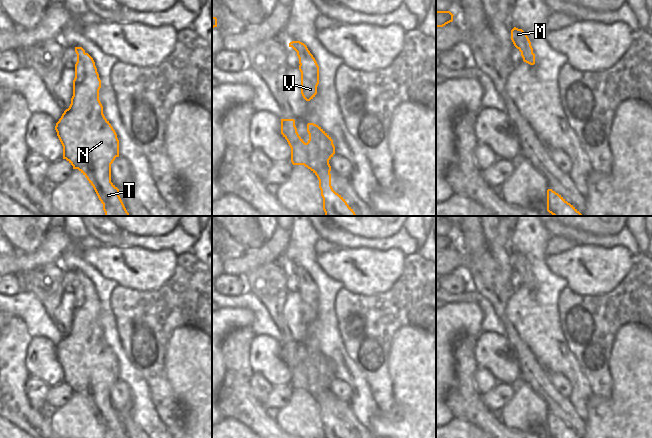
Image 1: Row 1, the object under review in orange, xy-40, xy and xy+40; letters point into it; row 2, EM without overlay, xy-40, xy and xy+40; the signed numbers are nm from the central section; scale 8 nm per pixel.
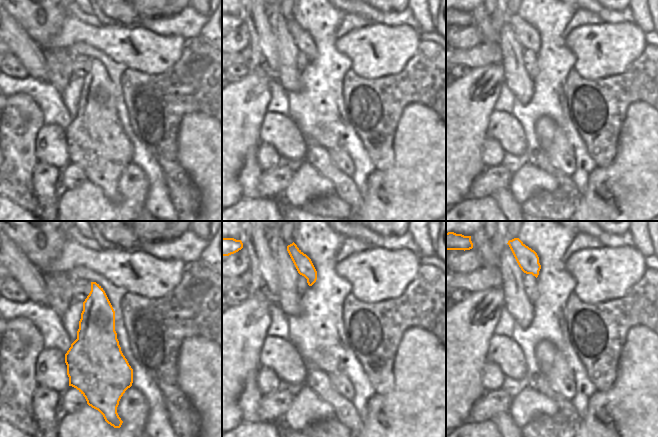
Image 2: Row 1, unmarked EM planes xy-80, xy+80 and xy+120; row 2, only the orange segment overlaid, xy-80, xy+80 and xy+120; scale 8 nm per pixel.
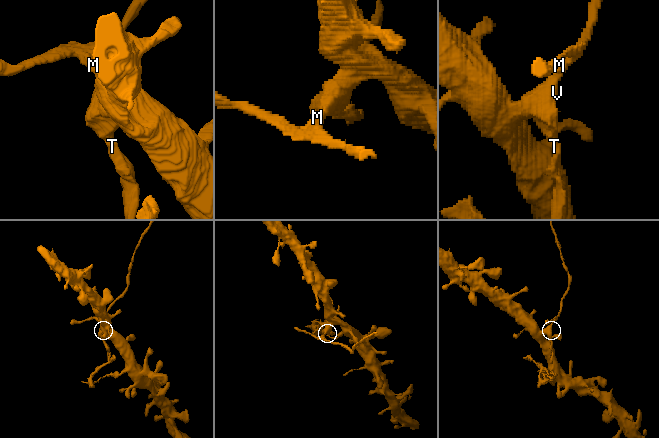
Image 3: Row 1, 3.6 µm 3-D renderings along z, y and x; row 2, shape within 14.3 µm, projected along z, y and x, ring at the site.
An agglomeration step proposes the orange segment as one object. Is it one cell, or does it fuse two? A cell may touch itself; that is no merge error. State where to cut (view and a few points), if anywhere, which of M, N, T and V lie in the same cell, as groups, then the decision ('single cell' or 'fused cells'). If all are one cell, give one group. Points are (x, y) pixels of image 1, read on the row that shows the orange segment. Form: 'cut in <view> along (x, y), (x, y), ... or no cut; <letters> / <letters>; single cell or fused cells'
cut in xy along (309, 52), (305, 53), (299, 63); M / N T V; fused cells

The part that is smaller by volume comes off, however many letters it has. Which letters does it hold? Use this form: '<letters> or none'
M

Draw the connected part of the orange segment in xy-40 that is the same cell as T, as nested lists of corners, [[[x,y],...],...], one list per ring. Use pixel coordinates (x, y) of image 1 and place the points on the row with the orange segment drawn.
[[[82,52],[81,56],[77,57],[75,64],[71,104],[56,123],[55,130],[63,146],[63,159],[66,159],[73,166],[73,169],[78,169],[93,186],[103,204],[105,216],[130,216],[119,196],[119,189],[111,182],[111,164],[116,157],[119,157],[119,140],[115,130],[103,114],[103,106],[99,100],[100,88],[101,80],[95,62],[88,53]]]

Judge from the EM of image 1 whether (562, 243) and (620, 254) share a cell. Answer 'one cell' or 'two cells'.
two cells

